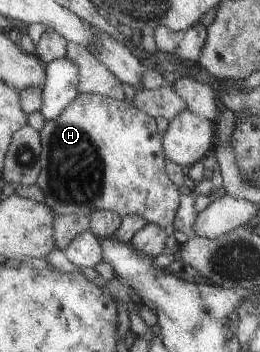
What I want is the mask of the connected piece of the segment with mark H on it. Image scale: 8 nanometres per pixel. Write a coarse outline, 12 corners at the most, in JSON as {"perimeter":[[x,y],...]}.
{"perimeter":[[79,94],[44,123],[55,213],[139,213],[171,234],[155,119]]}

